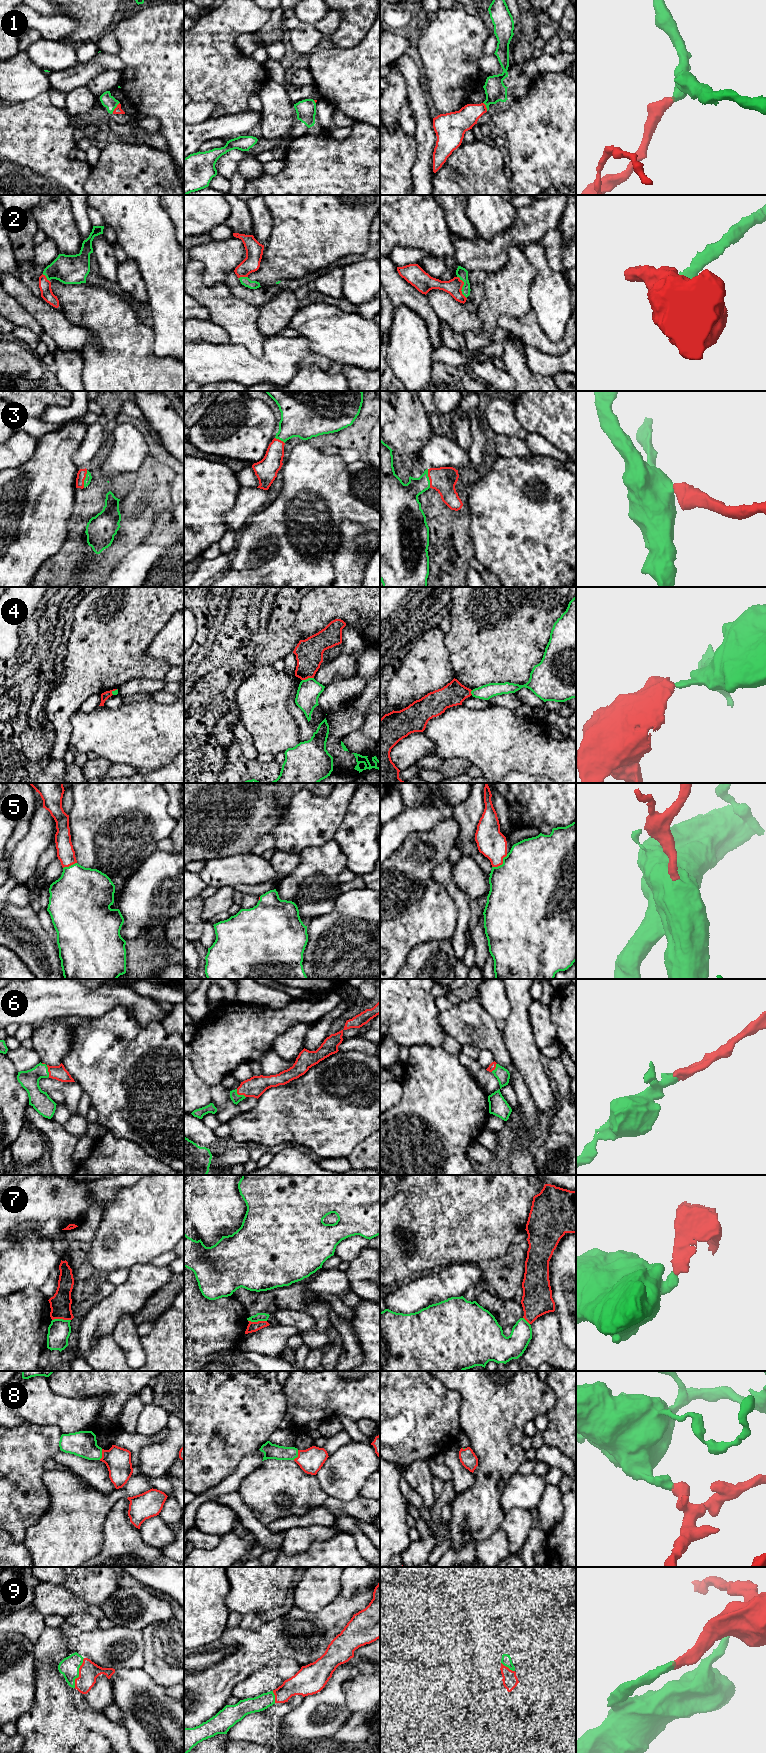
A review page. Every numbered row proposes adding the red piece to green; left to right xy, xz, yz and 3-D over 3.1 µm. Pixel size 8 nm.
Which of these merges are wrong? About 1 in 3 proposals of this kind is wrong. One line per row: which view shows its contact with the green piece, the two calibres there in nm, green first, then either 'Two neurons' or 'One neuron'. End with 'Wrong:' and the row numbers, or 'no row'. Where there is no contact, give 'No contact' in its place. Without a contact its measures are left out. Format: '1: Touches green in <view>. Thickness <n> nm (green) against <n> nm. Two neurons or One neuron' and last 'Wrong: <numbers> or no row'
1: Touches green in xy. Thickness 110 nm (green) against 60 nm. One neuron
2: Touches green in yz. Thickness 90 nm (green) against 130 nm. One neuron
3: Touches green in yz. Thickness 220 nm (green) against 200 nm. One neuron
4: Touches green in xz. Thickness 190 nm (green) against 220 nm. Two neurons
5: Touches green in yz. Thickness 500 nm (green) against 220 nm. One neuron
6: Touches green in xz. Thickness 70 nm (green) against 160 nm. One neuron
7: Touches green in xy. Thickness 180 nm (green) against 170 nm. Two neurons
8: Touches green in xy. Thickness 200 nm (green) against 200 nm. One neuron
9: Touches green in xy. Thickness 160 nm (green) against 160 nm. One neuron
Wrong: 4, 7

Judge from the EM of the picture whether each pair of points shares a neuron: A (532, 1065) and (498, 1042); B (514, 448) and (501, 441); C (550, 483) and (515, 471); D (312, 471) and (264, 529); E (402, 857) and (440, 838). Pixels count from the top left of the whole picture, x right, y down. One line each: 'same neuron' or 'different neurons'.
A: different neurons
B: same neuron
C: same neuron
D: same neuron
E: same neuron

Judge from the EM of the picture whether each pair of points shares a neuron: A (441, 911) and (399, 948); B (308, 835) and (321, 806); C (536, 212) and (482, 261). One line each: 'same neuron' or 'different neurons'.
A: same neuron
B: same neuron
C: same neuron

